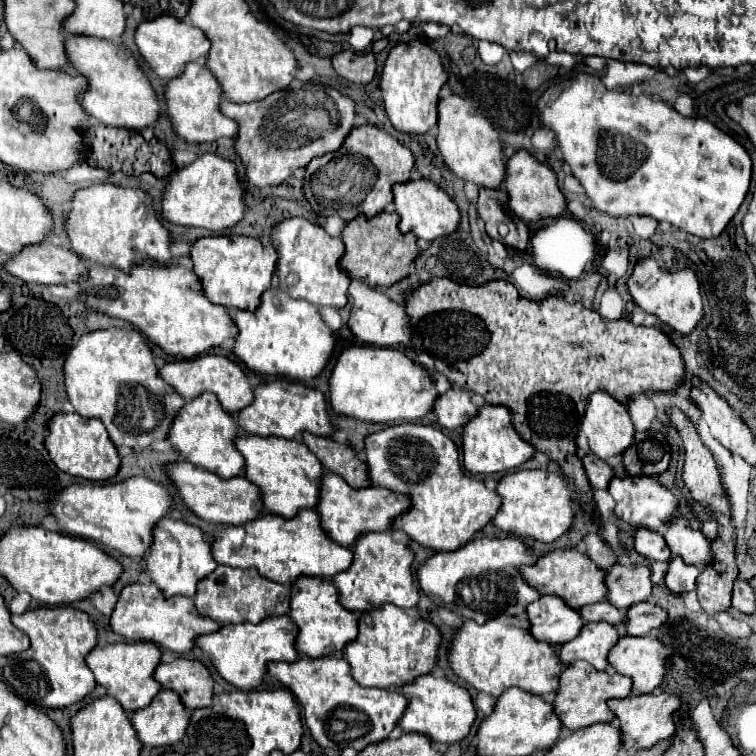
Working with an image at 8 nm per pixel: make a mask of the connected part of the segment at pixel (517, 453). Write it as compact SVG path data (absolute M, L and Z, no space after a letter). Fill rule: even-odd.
M482 405L480 411L462 427L462 459L464 467L472 475L500 473L506 469L520 467L532 457L532 453L534 449L514 431L510 411L504 405Z

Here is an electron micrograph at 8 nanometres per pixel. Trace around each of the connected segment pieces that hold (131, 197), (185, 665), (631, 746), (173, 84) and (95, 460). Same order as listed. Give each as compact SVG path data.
M106 183L76 191L64 219L64 231L70 239L70 249L90 265L128 271L134 263L142 263L144 259L154 259L160 263L172 261L168 251L168 231L156 219L152 205L148 209L148 197L140 189Z
M176 659L172 663L160 663L154 671L154 679L162 685L162 689L176 691L188 711L208 707L208 703L212 703L214 683L208 669L200 661Z
M660 691L660 693L648 693L648 695L632 695L632 697L624 697L624 699L610 699L608 707L612 709L612 713L616 715L616 719L620 721L620 733L622 733L622 749L626 751L638 751L638 749L648 749L654 743L658 743L660 739L668 739L674 735L674 721L672 721L672 713L674 711L682 711L682 715L686 717L686 709L680 703L678 695Z
M202 61L188 63L184 71L170 79L164 87L164 101L168 107L168 117L174 133L188 143L206 143L216 141L220 137L234 137L236 135L236 123L228 117L224 117L218 109L220 103L220 87L214 79L214 75L206 69Z
M58 413L48 421L48 431L50 433L44 439L44 447L52 463L60 471L90 481L106 481L116 475L120 467L120 457L106 433L104 423L100 423L98 419L86 419L76 413Z

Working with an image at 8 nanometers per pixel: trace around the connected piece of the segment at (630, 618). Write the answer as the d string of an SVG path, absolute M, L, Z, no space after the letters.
M634 603L626 609L626 633L628 635L648 635L652 629L666 621L666 613L652 603Z

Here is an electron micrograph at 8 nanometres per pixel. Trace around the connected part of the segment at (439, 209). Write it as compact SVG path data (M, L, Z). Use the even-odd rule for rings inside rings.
M420 179L420 181L408 181L408 183L398 183L392 187L394 193L394 207L396 213L400 217L400 233L414 233L418 239L426 239L426 241L434 241L436 237L448 235L458 227L460 221L460 211L456 207L456 203L440 189L436 187L432 181Z

